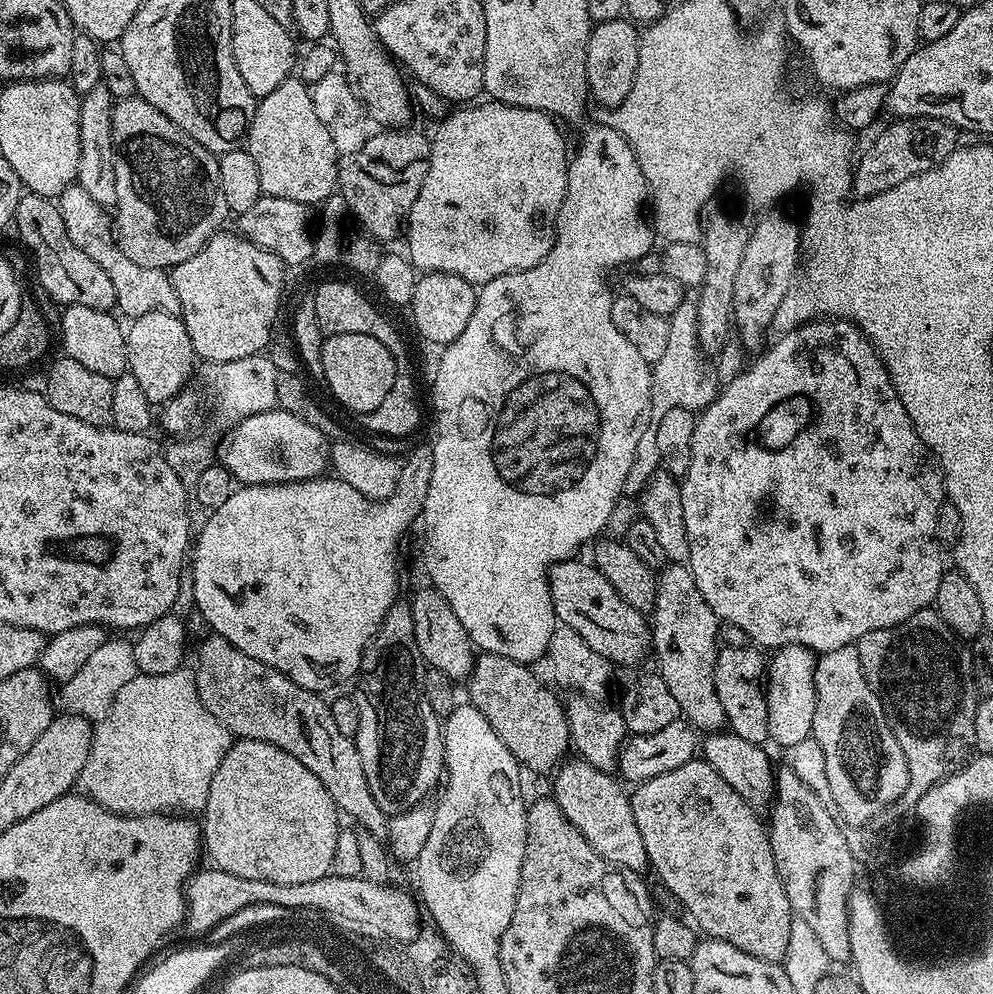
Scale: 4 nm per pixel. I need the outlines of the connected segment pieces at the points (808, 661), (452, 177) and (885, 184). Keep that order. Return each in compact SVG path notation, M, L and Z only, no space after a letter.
M787 644L777 649L769 659L766 668L765 692L767 694L767 718L769 719L769 739L790 750L798 742L811 737L814 709L817 706L814 670L817 653L808 647Z
M472 102L460 106L457 112L449 111L439 121L436 136L431 137L432 157L428 160L428 173L422 182L422 190L418 190L418 198L414 198L414 206L408 211L406 221L406 236L408 232L408 249L406 255L412 261L412 267L425 272L449 272L473 286L479 286L498 278L502 274L530 270L530 266L538 266L546 254L550 254L552 243L556 240L556 215L560 212L562 202L566 198L568 185L568 166L570 163L570 148L560 133L561 125L553 117L542 110L530 110L522 106L510 106L499 102Z
M909 116L896 118L891 122L893 124L861 156L859 153L855 161L852 191L857 197L867 198L882 194L886 190L894 190L894 186L906 182L906 178L926 174L926 170L934 170L942 162L946 162L946 158L954 155L958 147L957 129L947 120L929 116Z

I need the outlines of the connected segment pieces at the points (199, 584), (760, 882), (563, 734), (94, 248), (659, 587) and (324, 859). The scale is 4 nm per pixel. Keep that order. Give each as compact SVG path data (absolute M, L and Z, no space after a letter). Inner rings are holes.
M332 474L317 476L314 480L299 480L298 482L290 482L289 484L246 484L237 487L230 494L230 498L226 498L226 502L222 502L222 506L211 509L210 515L205 519L204 525L195 533L194 547L190 552L190 565L193 568L194 574L195 609L202 612L202 617L204 617L207 627L211 629L215 635L226 638L226 642L238 646L238 650L242 650L242 654L250 654L250 658L258 658L258 662L266 662L266 666L274 666L274 670L286 674L286 678L290 678L290 682L298 682L298 686L302 686L306 690L310 690L317 694L327 693L327 688L332 688L335 684L342 683L343 680L350 679L349 681L351 681L353 677L360 672L360 663L364 657L365 648L367 648L373 636L376 635L376 631L379 630L380 624L386 618L388 611L392 609L393 604L397 603L396 547L399 546L400 539L404 536L404 531L406 531L408 527L413 527L413 525L417 523L412 516L412 504L424 503L420 500L412 500L410 496L396 496L395 494L392 494L388 500L371 500L362 494L358 494L358 490L354 490L354 486L350 486L346 481L337 478Z
M693 758L670 773L658 774L657 777L641 780L634 789L636 789L636 793L633 791L630 796L634 810L634 822L638 822L638 834L642 834L642 843L646 845L648 863L654 872L656 868L661 882L688 907L689 914L687 913L687 915L694 921L695 927L705 937L730 942L734 946L738 946L738 950L746 950L746 954L754 954L763 960L783 961L786 948L790 946L790 926L794 919L794 913L790 906L790 898L786 898L782 878L776 869L765 821L756 817L759 816L757 809L749 806L734 790L734 786L730 786L730 782L726 782L726 778L722 778L722 774L718 774L718 770L714 770L714 766L710 766L708 761L703 758Z
M480 652L472 674L466 681L471 707L490 722L490 726L506 742L506 750L523 767L539 774L559 769L569 755L572 739L564 704L526 664L519 664L502 654Z
M77 182L66 186L58 197L58 207L62 214L62 222L66 226L66 234L82 254L94 258L114 285L116 308L124 311L128 318L135 318L151 312L165 312L179 316L180 303L178 294L172 285L172 277L163 268L147 268L138 266L138 262L130 262L126 254L122 254L120 245L114 235L114 220L106 208L90 198L89 193ZM108 214L108 216L107 216Z
M672 562L659 573L656 582L656 608L650 614L650 631L652 633L651 647L654 649L654 656L660 659L658 675L670 694L674 694L675 700L680 707L680 715L687 720L693 728L704 734L719 732L725 727L724 711L722 701L718 698L718 690L714 690L714 666L716 665L716 624L718 617L714 610L702 598L702 590L698 590L698 582L694 582L694 574L687 563Z
M237 739L232 743L230 750L226 750L226 758L222 758L222 762L218 765L218 770L214 770L214 778L210 778L210 790L206 794L206 802L202 809L203 816L203 851L212 859L209 861L215 867L221 868L223 872L238 874L238 878L258 878L262 882L297 884L298 882L314 882L314 878L322 878L332 871L334 846L338 846L338 834L342 830L342 824L340 824L342 813L337 808L334 798L330 798L326 786L322 786L322 782L318 782L318 778L314 778L314 774L310 774L310 770L306 770L306 766L302 766L302 762L298 762L298 758L286 754L286 750L278 750L278 746L274 746L270 742Z

